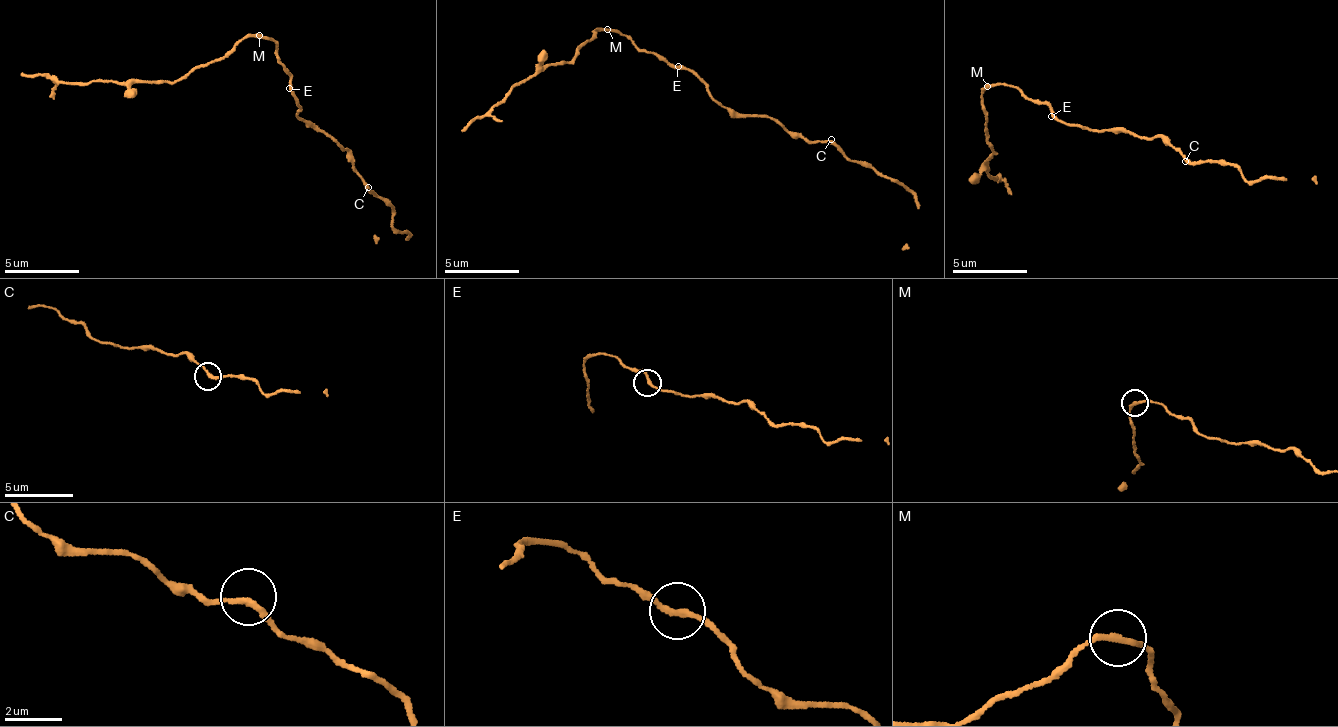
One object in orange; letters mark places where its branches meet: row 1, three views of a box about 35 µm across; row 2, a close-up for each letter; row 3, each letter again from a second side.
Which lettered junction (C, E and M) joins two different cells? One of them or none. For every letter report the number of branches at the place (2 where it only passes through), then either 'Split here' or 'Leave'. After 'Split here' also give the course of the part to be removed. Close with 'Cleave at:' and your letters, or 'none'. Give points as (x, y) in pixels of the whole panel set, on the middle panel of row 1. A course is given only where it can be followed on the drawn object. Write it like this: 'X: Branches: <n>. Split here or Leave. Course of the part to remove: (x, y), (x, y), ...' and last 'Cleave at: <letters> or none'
C: Branches: 2. Leave
E: Branches: 2. Leave
M: Branches: 2. Split here. Course of the part to remove: (607, 30), (596, 27), (574, 55), (542, 65), (460, 131)
Cleave at: M

